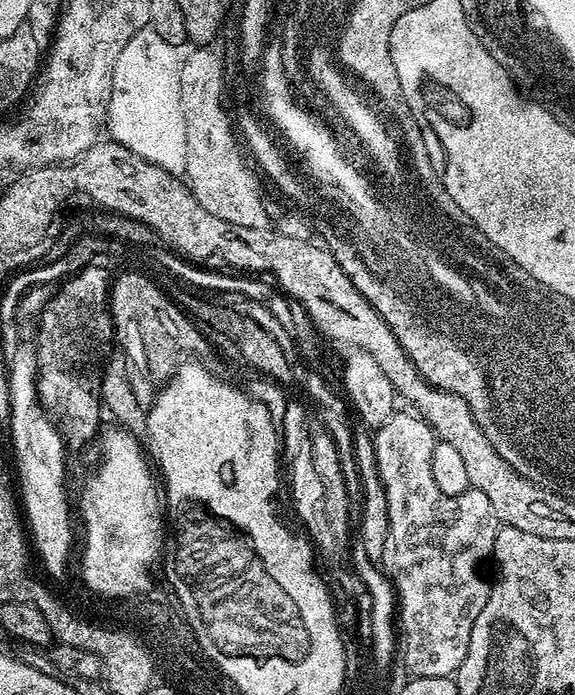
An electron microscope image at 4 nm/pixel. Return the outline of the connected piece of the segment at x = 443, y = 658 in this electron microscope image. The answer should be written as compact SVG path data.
M396 410L385 424L375 429L374 432L377 469L380 472L381 482L384 483L386 505L389 506L389 534L386 536L385 550L382 553L380 564L388 580L392 581L396 574L402 574L402 580L412 580L412 590L408 590L408 594L406 594L408 596L406 606L398 606L398 614L406 614L406 624L418 624L416 628L420 628L420 632L426 634L426 638L420 640L418 644L398 644L399 654L404 655L404 668L408 671L407 675L409 677L452 676L462 666L462 658L466 658L466 650L470 646L470 630L474 630L474 622L478 622L478 614L482 614L482 606L486 606L488 601L490 580L484 577L484 571L490 568L490 561L493 559L492 551L494 550L498 521L494 514L494 506L490 506L490 498L486 498L486 494L482 494L482 490L468 486L465 487L465 492L451 496L450 493L440 489L440 484L436 481L435 474L432 473L432 455L435 454L436 447L438 447L436 433L423 418L411 411L408 412Z

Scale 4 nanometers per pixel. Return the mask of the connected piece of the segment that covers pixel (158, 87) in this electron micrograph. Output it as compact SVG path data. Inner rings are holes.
M151 26L143 28L118 54L118 62L114 66L112 75L112 97L108 103L108 118L106 132L117 144L121 144L134 154L138 154L146 162L166 170L172 176L183 177L187 173L186 138L176 134L176 120L168 120L168 102L174 100L174 90L182 67L177 58L177 49L170 42L166 42Z

